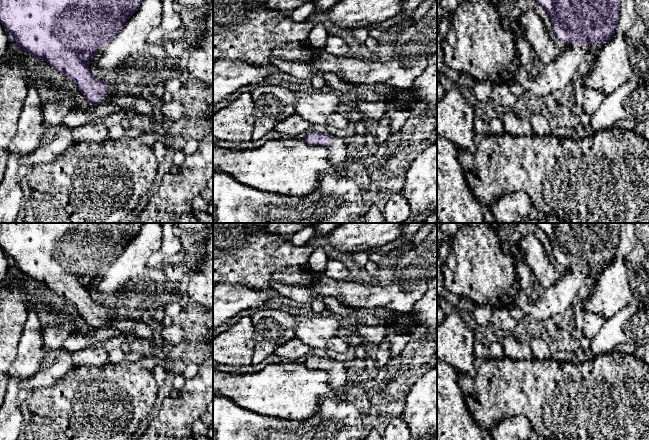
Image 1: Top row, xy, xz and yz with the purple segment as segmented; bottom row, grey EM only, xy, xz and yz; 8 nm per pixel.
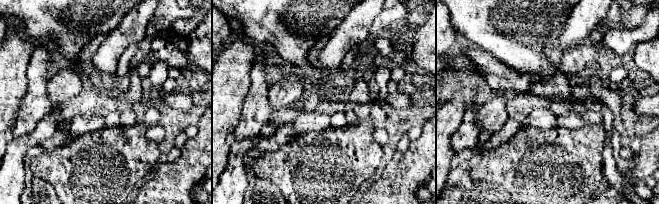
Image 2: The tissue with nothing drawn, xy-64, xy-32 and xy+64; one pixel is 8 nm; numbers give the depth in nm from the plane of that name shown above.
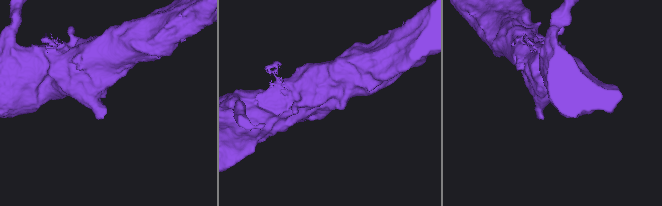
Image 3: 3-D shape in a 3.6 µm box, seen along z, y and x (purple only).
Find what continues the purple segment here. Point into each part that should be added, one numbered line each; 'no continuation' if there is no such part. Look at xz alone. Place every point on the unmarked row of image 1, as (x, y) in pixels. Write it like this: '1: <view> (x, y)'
1: xz (337, 375)

